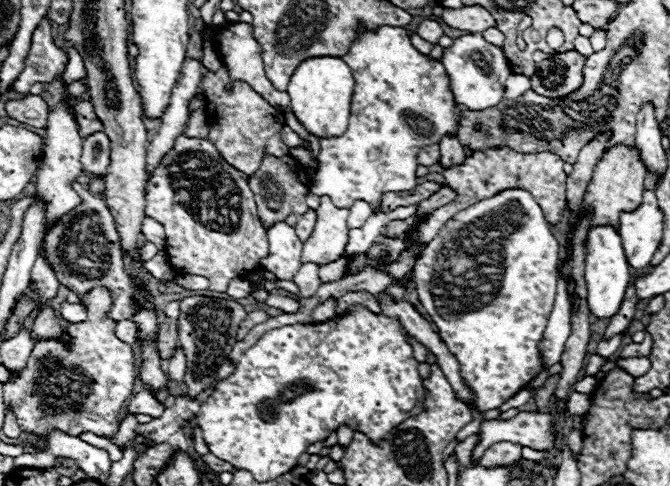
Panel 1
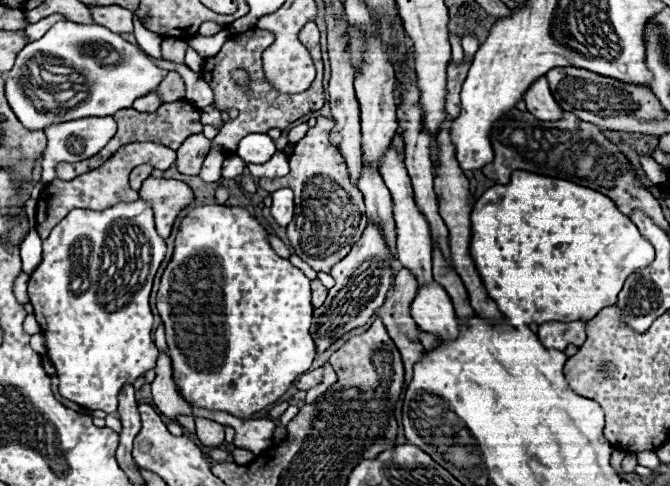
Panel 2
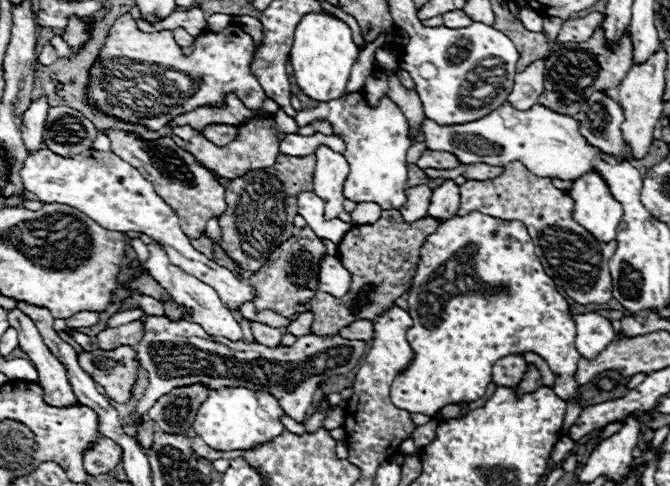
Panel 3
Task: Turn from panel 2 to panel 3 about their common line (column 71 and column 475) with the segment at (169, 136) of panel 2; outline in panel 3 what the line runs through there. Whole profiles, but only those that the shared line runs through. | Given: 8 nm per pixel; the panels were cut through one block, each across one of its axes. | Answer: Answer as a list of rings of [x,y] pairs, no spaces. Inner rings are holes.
[[[460,164],[458,168],[452,170],[430,170],[426,168],[424,174],[430,178],[446,178],[446,180],[456,180],[458,176],[464,176],[466,180],[488,180],[494,178],[502,172],[502,168],[488,166],[488,164]]]

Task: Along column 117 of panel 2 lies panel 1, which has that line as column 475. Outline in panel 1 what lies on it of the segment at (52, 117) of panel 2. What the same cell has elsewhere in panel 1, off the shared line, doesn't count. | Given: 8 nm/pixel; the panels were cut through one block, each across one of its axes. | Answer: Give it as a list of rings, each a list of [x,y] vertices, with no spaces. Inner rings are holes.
[[[464,34],[460,38],[454,38],[452,46],[444,48],[440,62],[448,74],[450,92],[456,104],[478,112],[496,106],[504,98],[504,84],[512,74],[512,66],[508,64],[502,48],[486,42],[482,34]]]

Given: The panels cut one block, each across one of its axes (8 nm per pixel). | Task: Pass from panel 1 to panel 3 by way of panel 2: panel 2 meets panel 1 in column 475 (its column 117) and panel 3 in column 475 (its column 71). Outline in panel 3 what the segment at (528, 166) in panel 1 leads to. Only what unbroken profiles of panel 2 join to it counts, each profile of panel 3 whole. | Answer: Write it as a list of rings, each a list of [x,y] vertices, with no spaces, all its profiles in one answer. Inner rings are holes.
[[[510,162],[496,178],[466,180],[460,186],[458,216],[466,216],[474,210],[496,216],[500,220],[524,222],[534,240],[536,256],[544,264],[544,270],[548,276],[552,276],[554,282],[558,280],[558,290],[576,304],[602,304],[612,300],[612,276],[608,260],[616,250],[616,240],[602,244],[592,234],[588,234],[588,230],[578,228],[578,222],[572,220],[572,200],[568,192],[554,188],[550,178],[534,176],[520,162]]]

